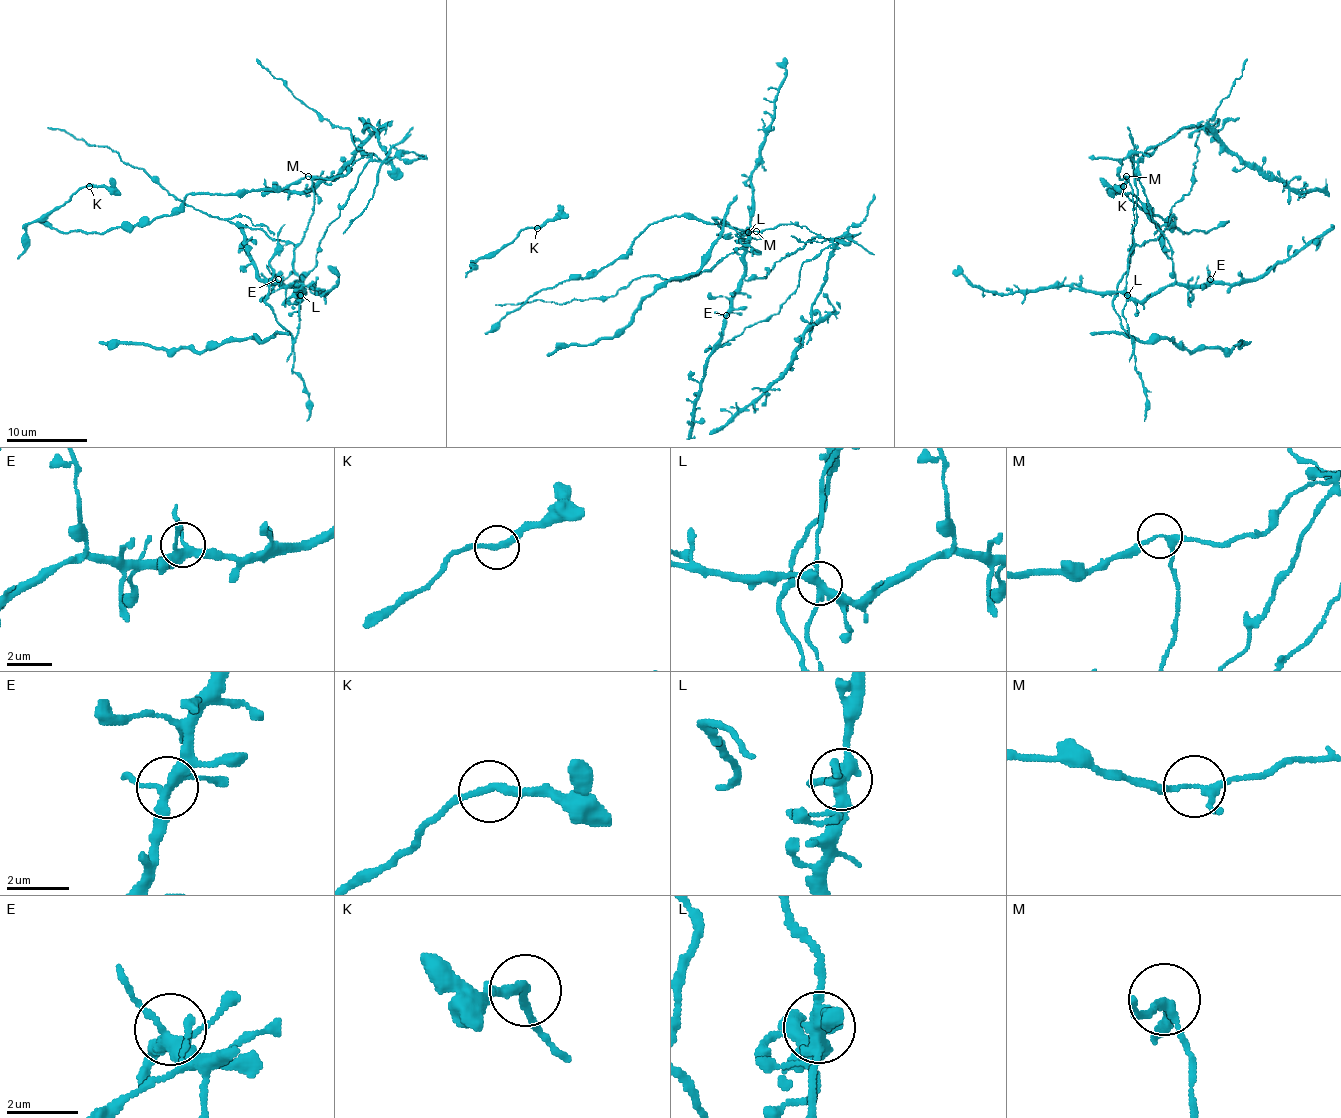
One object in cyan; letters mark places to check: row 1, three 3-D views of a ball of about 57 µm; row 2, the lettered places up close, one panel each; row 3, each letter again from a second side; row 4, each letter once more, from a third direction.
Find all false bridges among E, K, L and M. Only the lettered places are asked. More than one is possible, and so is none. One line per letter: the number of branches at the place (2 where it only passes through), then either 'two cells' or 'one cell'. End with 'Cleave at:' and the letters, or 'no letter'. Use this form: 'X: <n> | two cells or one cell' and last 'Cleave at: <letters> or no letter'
E: 4 | one cell
K: 2 | one cell
L: 4 | two cells
M: 3 | two cells
Cleave at: L, M

